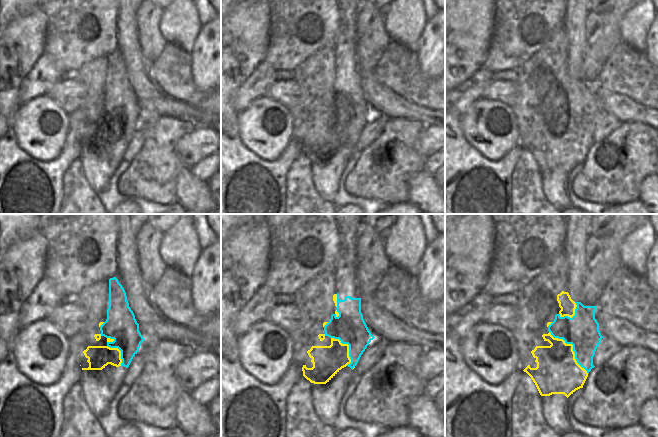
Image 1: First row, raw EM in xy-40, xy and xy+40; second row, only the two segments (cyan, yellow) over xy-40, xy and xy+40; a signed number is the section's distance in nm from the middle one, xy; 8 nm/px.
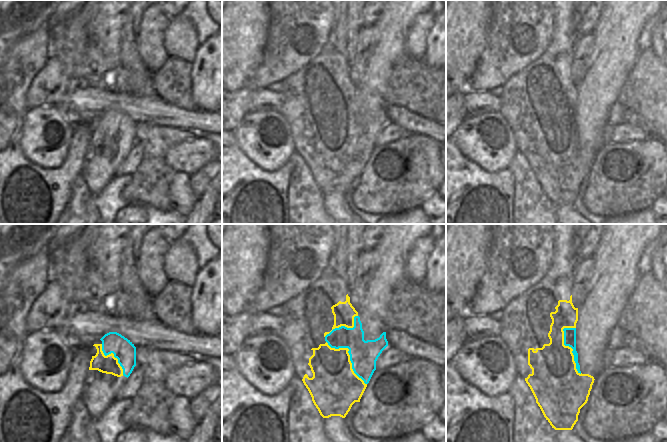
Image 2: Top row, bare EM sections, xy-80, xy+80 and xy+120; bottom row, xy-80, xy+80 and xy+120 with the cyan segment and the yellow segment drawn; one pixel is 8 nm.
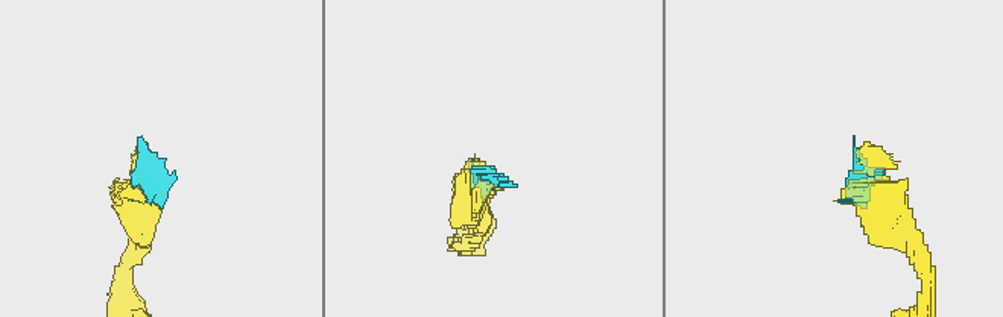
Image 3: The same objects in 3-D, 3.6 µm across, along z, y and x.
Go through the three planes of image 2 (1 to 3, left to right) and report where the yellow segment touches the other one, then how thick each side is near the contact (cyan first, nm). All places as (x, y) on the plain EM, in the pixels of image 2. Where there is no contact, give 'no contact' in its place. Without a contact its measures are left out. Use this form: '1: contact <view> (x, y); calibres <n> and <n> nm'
1: contact xy-80 (114, 131); calibres 170 and 150 nm
2: contact xy+80 (349, 130); calibres 220 and 360 nm
3: contact xy+120 (572, 124); calibres 100 and 360 nm

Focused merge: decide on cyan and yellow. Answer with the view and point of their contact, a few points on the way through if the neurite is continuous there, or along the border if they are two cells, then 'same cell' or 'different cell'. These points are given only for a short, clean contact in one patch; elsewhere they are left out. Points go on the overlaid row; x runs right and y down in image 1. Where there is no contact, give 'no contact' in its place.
meets cyan in xy+40 at (573, 347); different cell

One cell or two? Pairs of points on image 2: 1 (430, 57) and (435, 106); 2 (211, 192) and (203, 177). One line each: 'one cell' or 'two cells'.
1: two cells
2: two cells

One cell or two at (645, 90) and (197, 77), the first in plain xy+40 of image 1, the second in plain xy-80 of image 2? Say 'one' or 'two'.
two

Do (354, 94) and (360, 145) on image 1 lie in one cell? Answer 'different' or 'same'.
different

